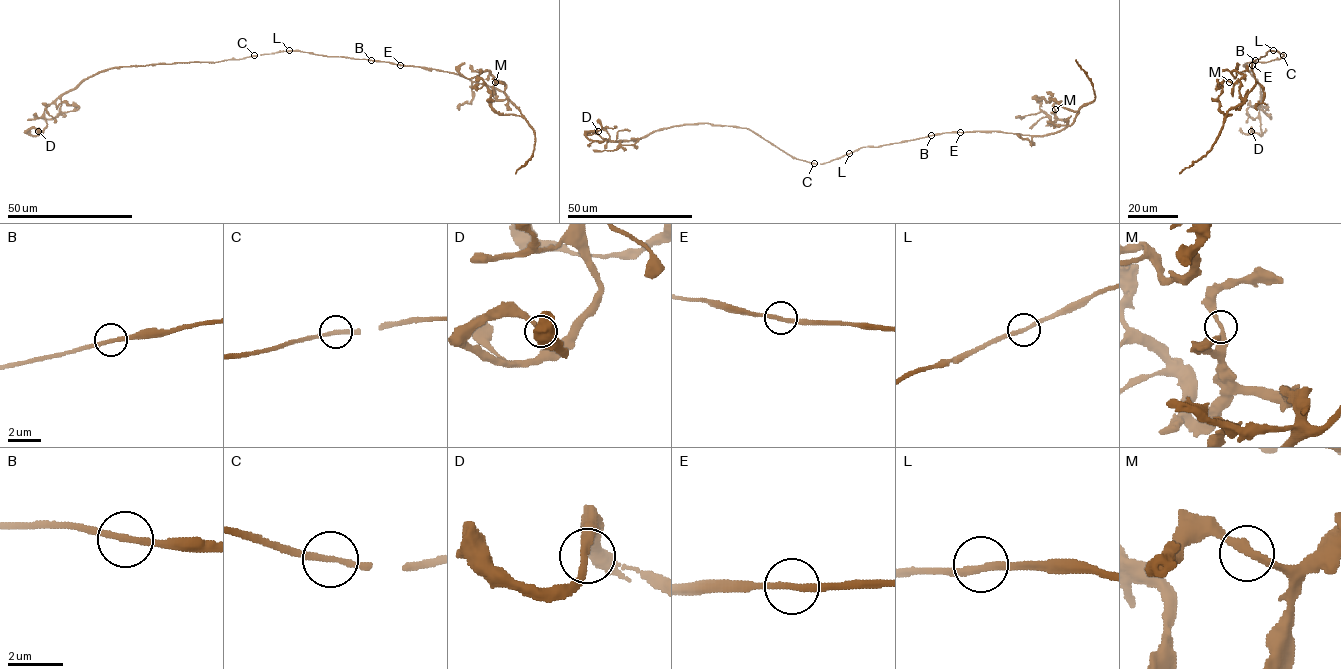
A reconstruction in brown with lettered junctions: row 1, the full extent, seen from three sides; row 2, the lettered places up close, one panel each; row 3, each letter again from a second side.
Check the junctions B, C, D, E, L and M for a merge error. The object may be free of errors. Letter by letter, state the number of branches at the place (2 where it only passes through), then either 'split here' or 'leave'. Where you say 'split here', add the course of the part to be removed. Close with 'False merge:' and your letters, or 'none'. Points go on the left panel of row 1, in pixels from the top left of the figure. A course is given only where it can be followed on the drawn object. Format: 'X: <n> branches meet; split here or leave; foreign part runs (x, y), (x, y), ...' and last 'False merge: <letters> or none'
B: 2 branches meet; leave
C: 2 branches meet; leave
D: 2 branches meet; leave
E: 2 branches meet; leave
L: 2 branches meet; leave
M: 2 branches meet; leave
False merge: none

